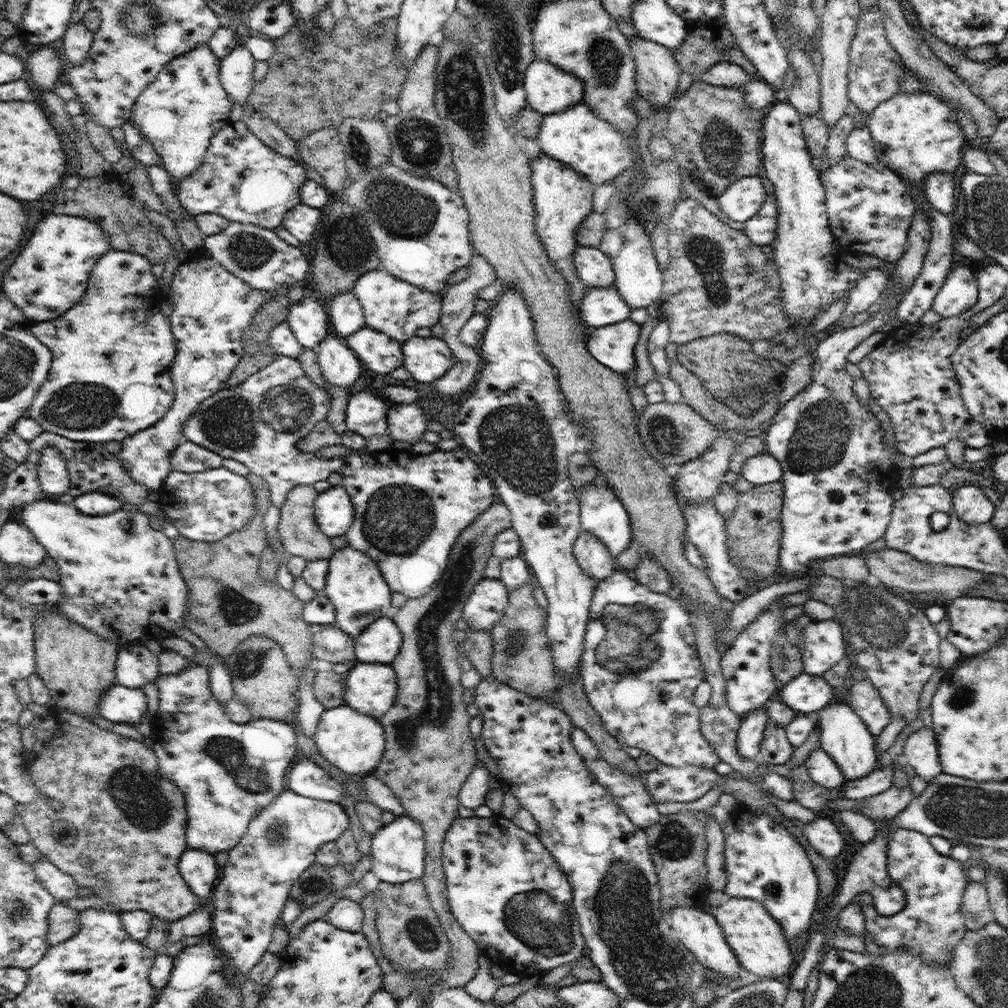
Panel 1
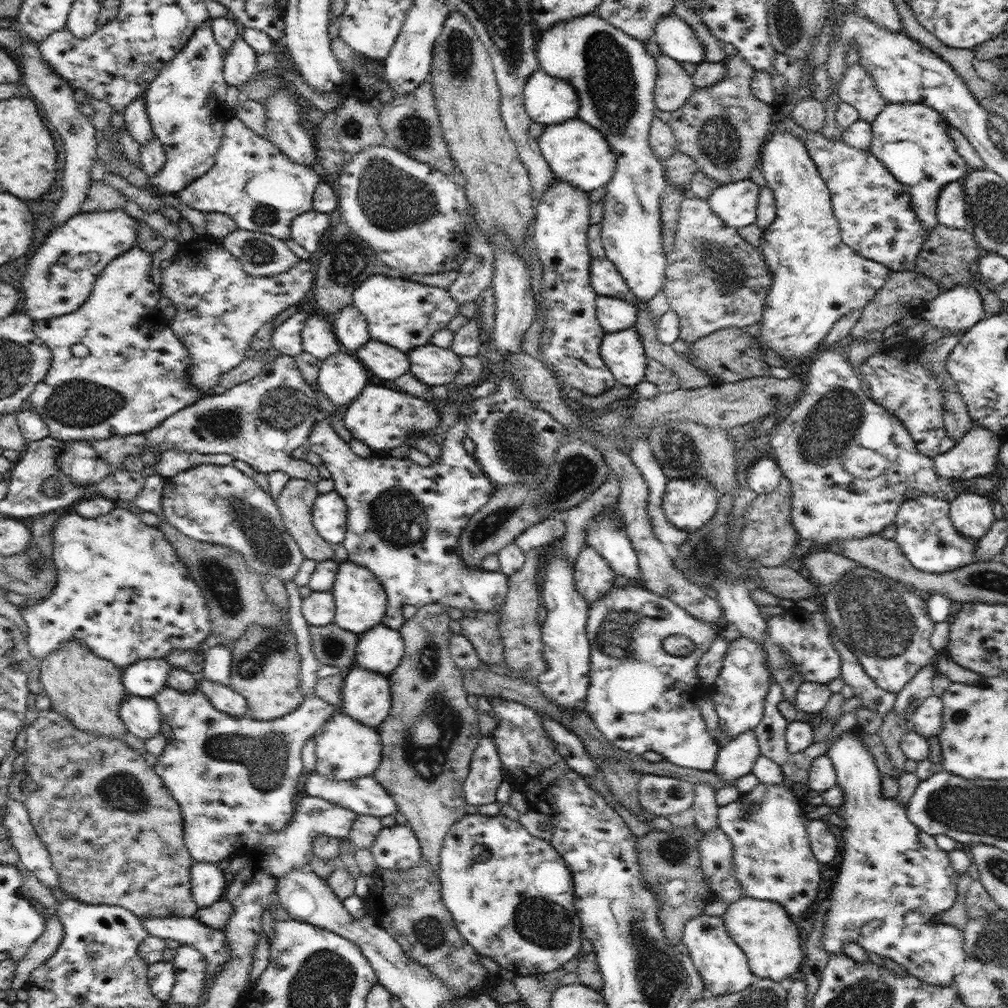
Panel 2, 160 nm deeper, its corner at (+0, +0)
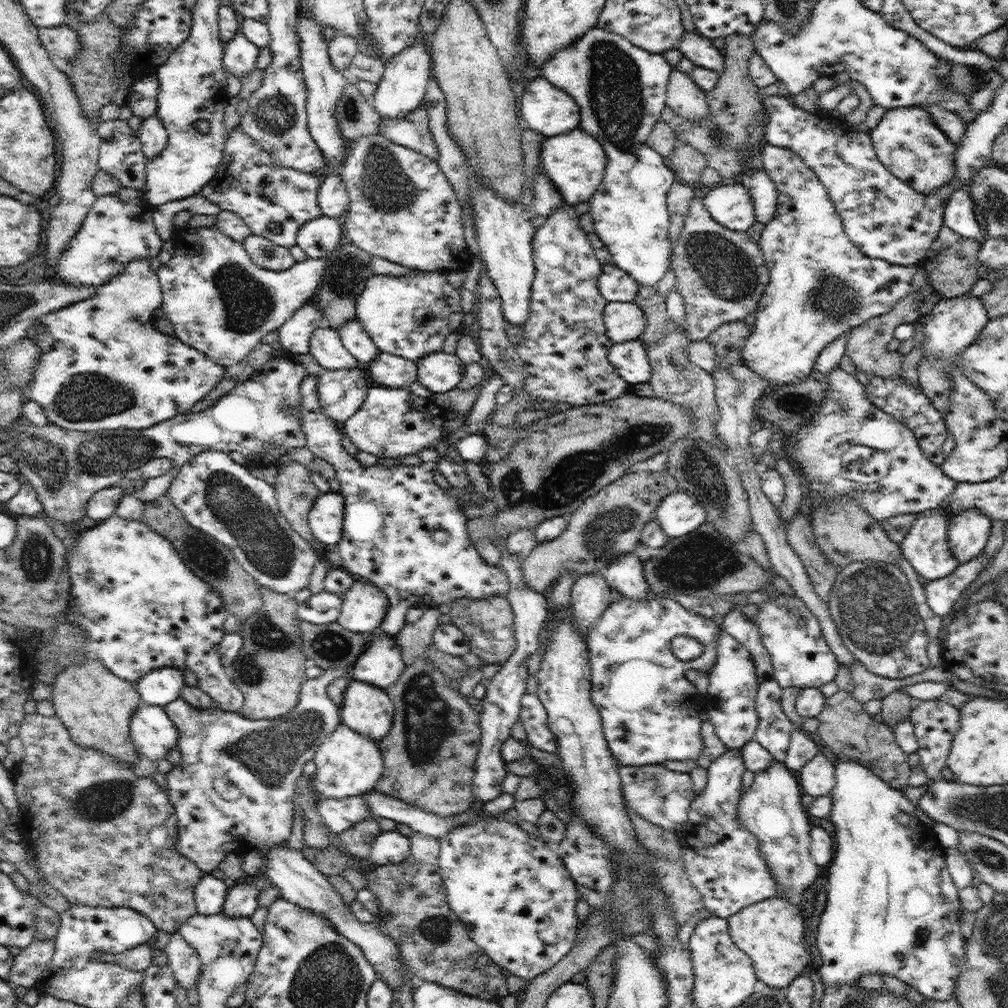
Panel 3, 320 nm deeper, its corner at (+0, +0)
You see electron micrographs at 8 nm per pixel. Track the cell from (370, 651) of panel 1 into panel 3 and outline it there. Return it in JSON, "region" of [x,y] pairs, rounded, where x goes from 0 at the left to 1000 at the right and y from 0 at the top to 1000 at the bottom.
{"region":[[[374,626],[366,630],[362,646],[347,662],[347,671],[382,686],[395,677],[402,662],[393,632],[381,632]]]}

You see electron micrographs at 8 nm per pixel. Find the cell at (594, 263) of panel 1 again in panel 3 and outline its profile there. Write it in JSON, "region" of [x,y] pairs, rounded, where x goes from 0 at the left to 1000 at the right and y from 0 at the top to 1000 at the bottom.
{"region":[[[599,262],[593,286],[603,300],[627,300],[634,285],[622,270],[610,262]]]}

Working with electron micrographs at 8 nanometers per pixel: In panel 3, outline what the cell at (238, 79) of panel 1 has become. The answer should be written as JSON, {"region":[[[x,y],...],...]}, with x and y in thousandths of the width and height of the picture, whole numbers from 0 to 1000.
{"region":[[[236,31],[221,50],[221,66],[235,77],[248,73],[254,67],[257,48]]]}

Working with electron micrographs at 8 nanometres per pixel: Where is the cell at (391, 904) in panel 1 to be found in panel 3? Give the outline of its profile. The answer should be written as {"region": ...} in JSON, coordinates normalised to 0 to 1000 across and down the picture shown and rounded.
{"region":[[[409,825],[407,847],[395,857],[373,858],[362,866],[364,880],[376,893],[379,924],[395,938],[398,952],[413,973],[427,973],[472,990],[498,994],[506,987],[503,967],[464,929],[464,918],[450,907],[435,862],[436,833]]]}

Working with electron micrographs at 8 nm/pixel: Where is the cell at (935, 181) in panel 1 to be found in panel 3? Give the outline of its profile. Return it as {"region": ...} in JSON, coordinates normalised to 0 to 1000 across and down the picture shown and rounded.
{"region":[[[949,186],[938,201],[936,221],[952,234],[973,238],[974,224],[966,213],[966,199],[959,186]]]}

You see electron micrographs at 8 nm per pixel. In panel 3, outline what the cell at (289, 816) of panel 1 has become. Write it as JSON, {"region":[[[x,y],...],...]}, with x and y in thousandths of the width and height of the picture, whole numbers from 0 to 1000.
{"region":[[[317,790],[313,800],[315,808],[321,813],[321,817],[329,827],[337,828],[351,817],[363,813],[374,813],[367,808],[363,792],[358,790],[346,791],[343,793],[331,793]]]}

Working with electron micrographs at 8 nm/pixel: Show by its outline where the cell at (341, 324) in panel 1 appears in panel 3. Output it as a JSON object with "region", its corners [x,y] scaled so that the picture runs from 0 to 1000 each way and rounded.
{"region":[[[353,315],[342,319],[333,329],[337,333],[339,343],[359,364],[365,363],[365,360],[375,354],[376,346]]]}

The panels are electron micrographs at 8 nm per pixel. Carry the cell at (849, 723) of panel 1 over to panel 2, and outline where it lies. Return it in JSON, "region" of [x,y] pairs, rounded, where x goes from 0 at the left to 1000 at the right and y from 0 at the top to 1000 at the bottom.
{"region":[[[850,718],[842,725],[831,727],[831,731],[823,735],[820,746],[830,768],[830,779],[837,788],[837,798],[831,808],[837,813],[839,821],[836,821],[835,857],[824,886],[823,901],[818,907],[817,943],[821,946],[835,945],[837,938],[845,934],[854,938],[859,945],[891,954],[901,967],[908,968],[910,972],[925,978],[946,977],[949,962],[958,952],[956,925],[935,915],[933,907],[946,899],[952,868],[944,860],[941,847],[930,839],[928,830],[911,823],[903,815],[900,798],[874,790],[875,768],[854,734],[856,726]]]}

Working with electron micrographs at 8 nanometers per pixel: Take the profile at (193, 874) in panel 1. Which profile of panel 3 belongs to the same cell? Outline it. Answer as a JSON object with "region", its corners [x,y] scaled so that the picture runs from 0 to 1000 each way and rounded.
{"region":[[[201,867],[192,884],[195,906],[202,909],[220,906],[225,885],[221,873],[212,871],[209,867]]]}

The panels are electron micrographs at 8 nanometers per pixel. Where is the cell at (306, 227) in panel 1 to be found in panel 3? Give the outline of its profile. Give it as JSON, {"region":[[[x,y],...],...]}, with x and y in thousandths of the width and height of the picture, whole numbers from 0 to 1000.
{"region":[[[316,214],[302,221],[296,229],[295,243],[306,255],[315,257],[333,248],[339,234],[338,217]]]}

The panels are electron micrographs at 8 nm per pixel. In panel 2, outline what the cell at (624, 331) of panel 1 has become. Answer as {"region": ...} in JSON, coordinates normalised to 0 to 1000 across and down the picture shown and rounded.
{"region":[[[630,323],[600,330],[595,340],[595,354],[615,381],[629,385],[640,378],[643,356]]]}

